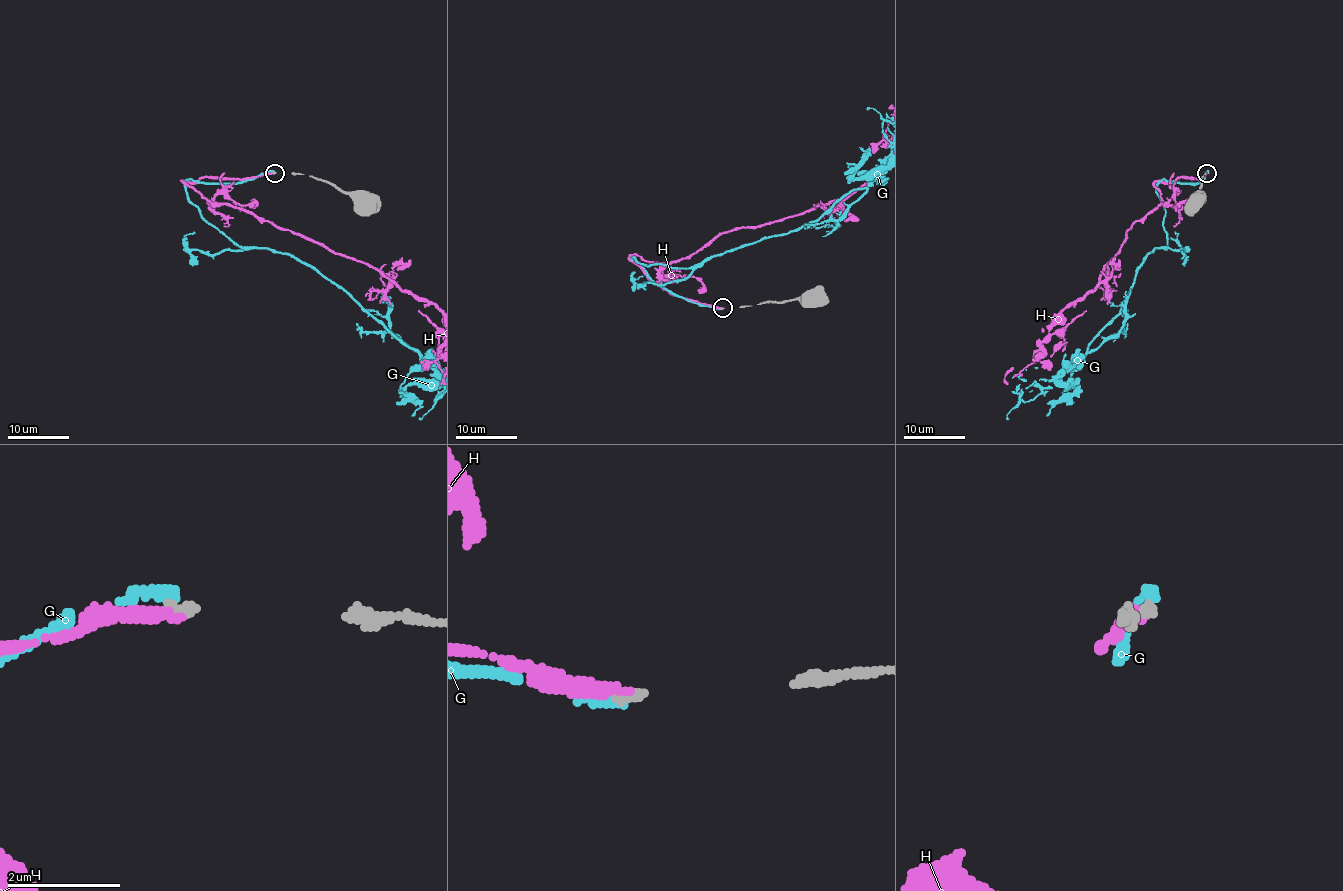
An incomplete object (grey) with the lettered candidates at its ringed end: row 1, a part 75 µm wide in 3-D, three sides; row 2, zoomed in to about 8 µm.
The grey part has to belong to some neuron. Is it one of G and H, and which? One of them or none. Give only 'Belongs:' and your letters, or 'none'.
Belongs: H

